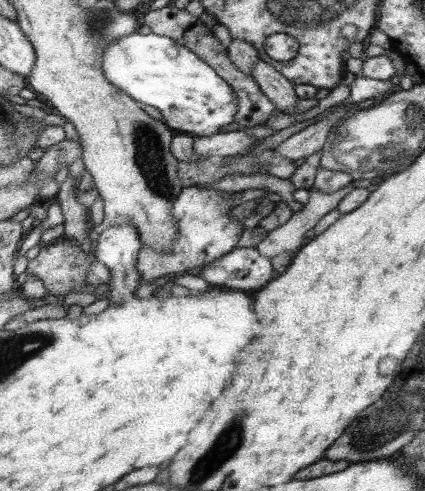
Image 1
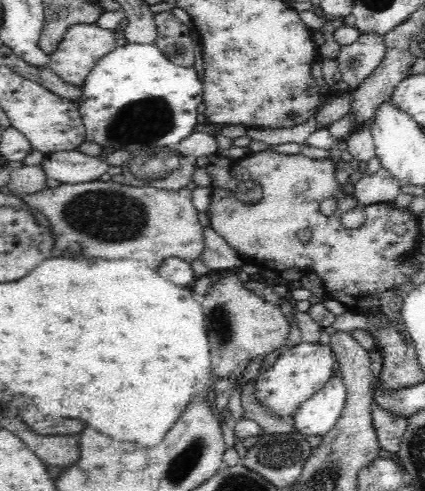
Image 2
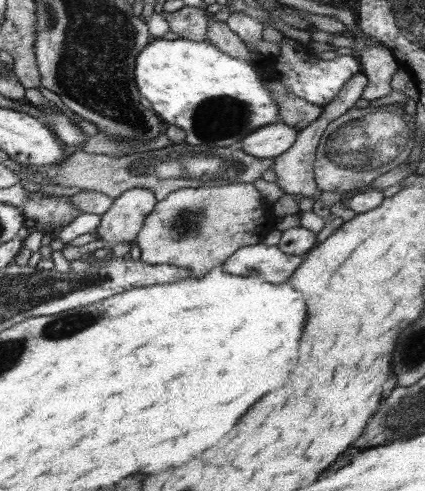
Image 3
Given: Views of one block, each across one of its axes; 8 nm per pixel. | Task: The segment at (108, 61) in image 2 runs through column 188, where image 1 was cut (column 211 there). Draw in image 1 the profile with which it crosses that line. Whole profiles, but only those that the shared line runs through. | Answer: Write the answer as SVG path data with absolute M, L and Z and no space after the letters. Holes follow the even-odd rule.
M137 32L137 34L129 34L127 38L121 38L121 42L111 42L109 50L105 50L103 74L113 86L129 94L135 102L157 108L163 118L161 122L173 132L181 132L193 138L209 138L219 134L221 128L237 120L237 96L233 88L213 68L209 68L209 64L205 64L201 56L195 56L193 50L177 44L167 36L157 36L157 34L143 36Z

